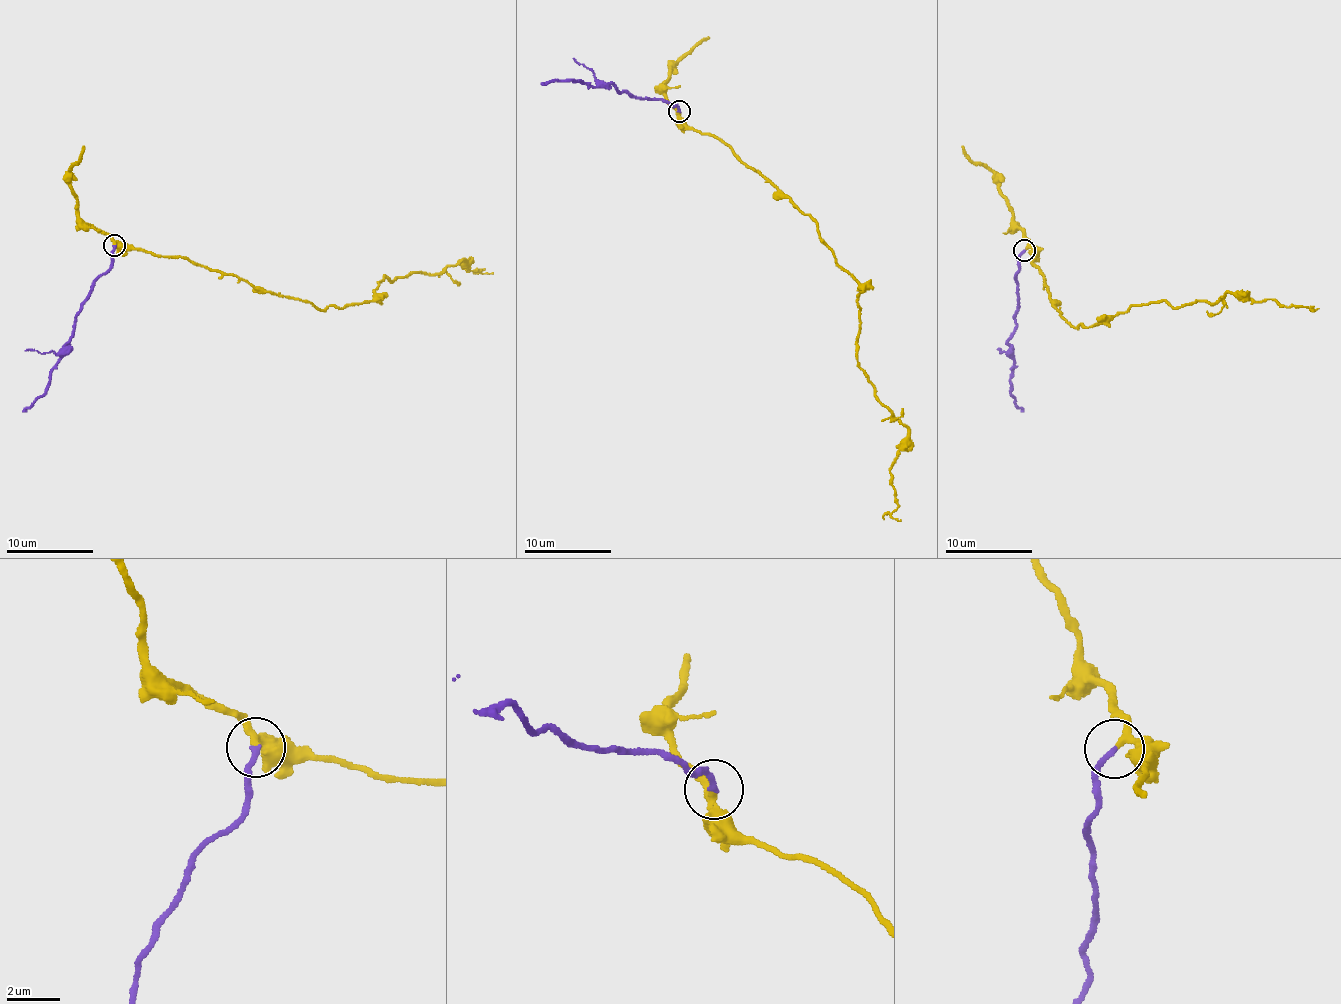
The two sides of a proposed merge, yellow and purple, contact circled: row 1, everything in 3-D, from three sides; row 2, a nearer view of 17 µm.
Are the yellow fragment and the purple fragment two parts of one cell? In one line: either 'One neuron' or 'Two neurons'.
One neuron

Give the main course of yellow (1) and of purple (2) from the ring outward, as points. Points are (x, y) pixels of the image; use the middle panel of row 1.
1: (680, 113), (810, 214), (857, 283), (857, 363), (908, 429), (908, 446), (889, 470), (891, 517), (900, 521)
2: (680, 111), (605, 84), (591, 87), (571, 79), (541, 84)

